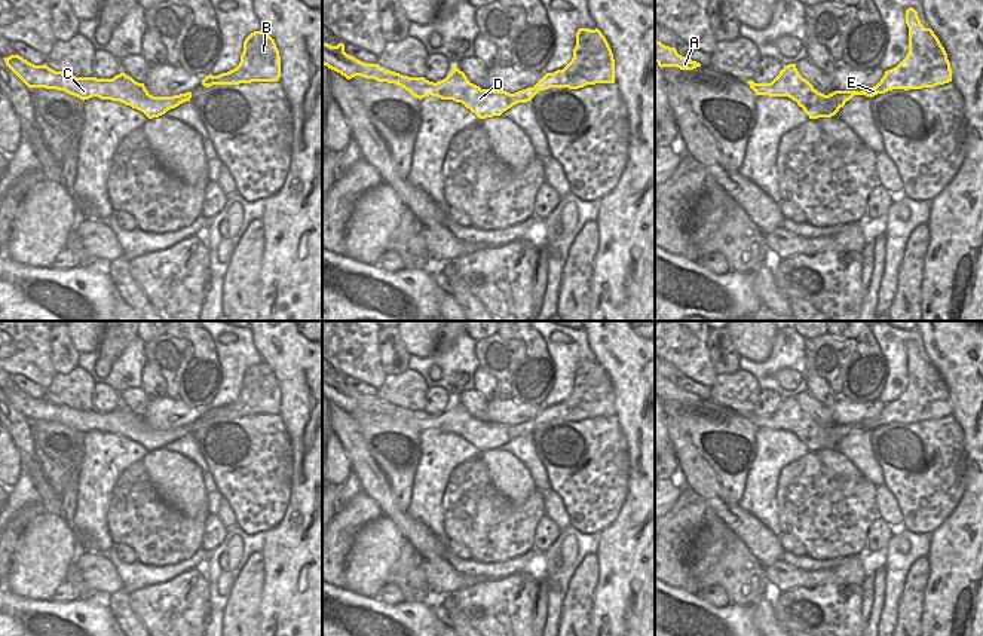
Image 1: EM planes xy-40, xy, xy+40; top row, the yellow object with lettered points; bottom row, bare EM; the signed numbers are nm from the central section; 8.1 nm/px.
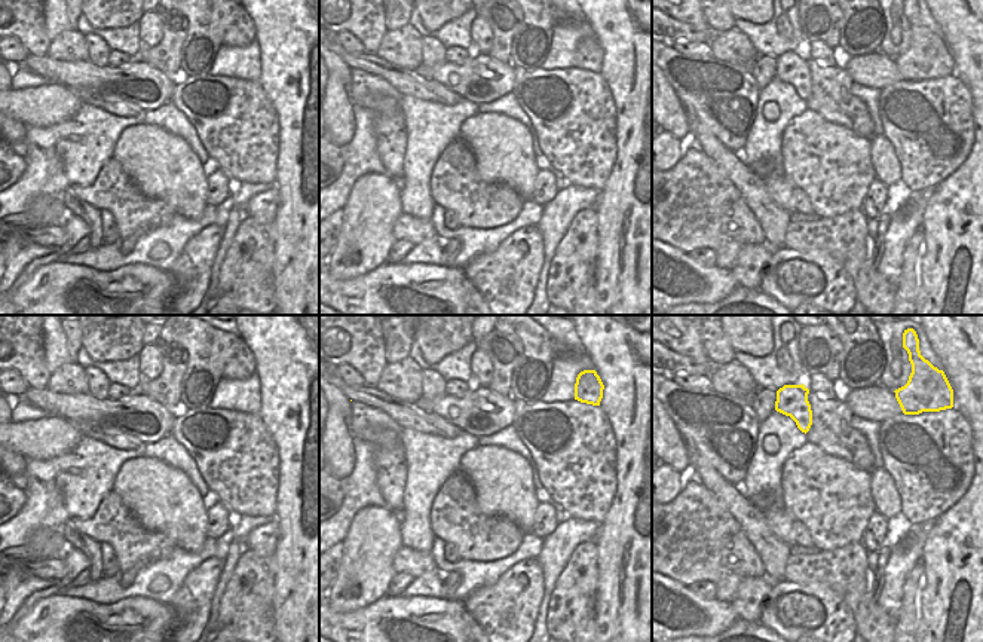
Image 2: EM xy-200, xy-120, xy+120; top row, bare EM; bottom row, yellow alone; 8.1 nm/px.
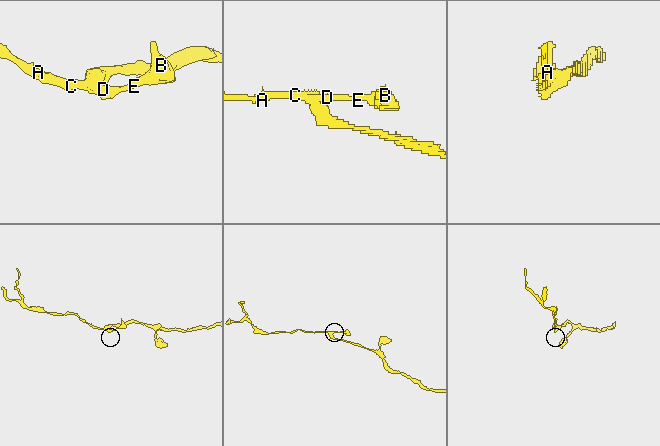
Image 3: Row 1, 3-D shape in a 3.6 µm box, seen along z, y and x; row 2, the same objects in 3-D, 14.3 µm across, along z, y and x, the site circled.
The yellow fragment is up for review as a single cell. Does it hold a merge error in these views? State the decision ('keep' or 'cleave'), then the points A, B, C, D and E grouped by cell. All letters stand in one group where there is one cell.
keep; groups A B C D E

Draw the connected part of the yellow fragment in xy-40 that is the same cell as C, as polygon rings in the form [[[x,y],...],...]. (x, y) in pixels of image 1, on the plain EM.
[[[10,388],[3,392],[28,421],[58,422],[83,434],[92,429],[120,434],[143,444],[148,452],[159,450],[192,431],[192,425],[174,429],[153,429],[148,426],[144,416],[135,415],[125,406],[113,412],[76,410],[55,404],[46,397],[34,398],[19,388]]]

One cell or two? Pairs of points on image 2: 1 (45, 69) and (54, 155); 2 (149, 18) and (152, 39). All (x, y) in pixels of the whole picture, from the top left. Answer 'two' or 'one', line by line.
1: two
2: one

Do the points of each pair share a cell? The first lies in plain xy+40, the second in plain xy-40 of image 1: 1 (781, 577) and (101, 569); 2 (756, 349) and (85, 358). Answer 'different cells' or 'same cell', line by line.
1: same cell
2: different cells

